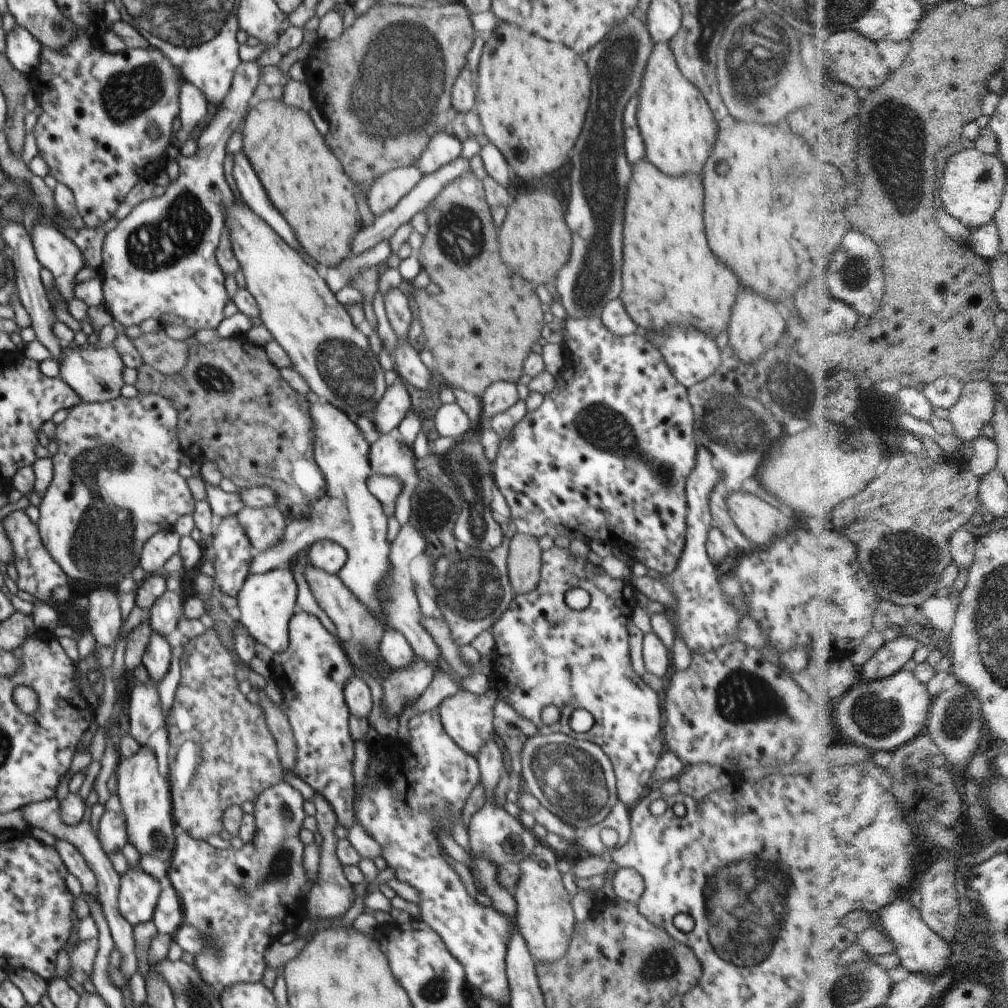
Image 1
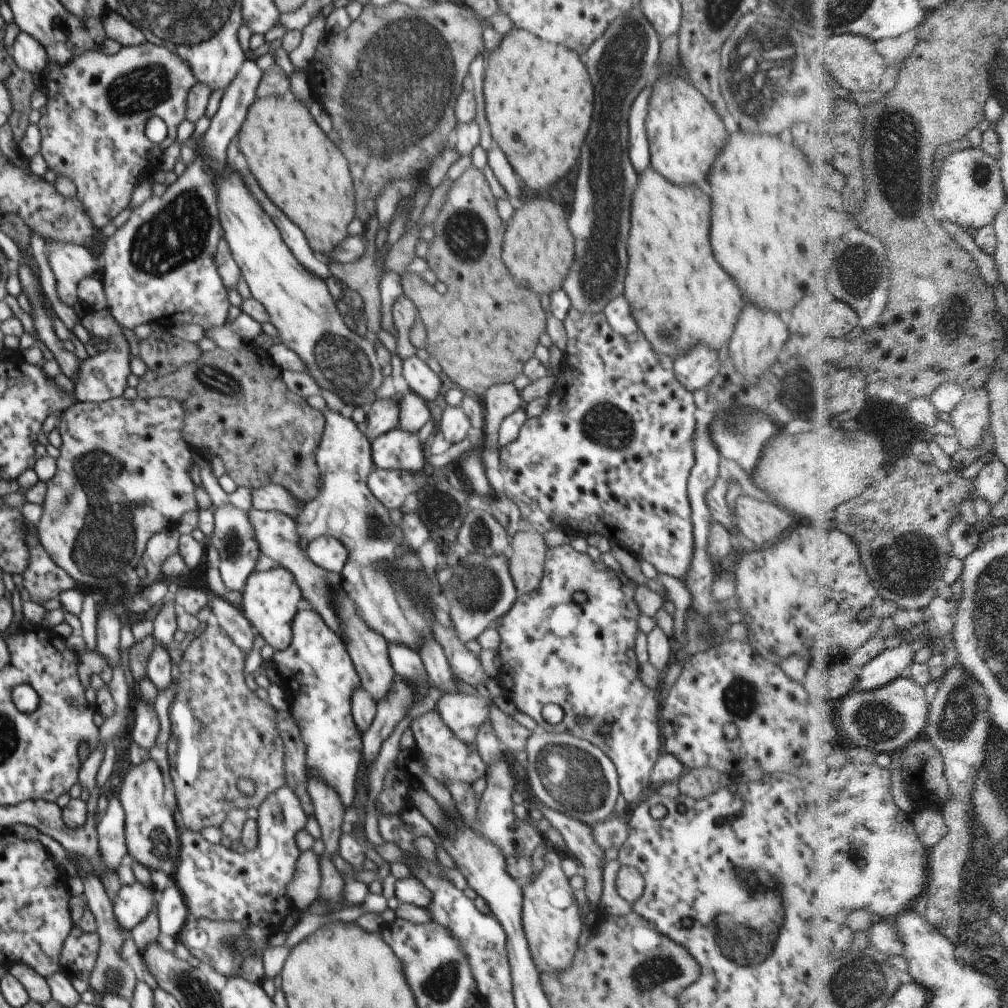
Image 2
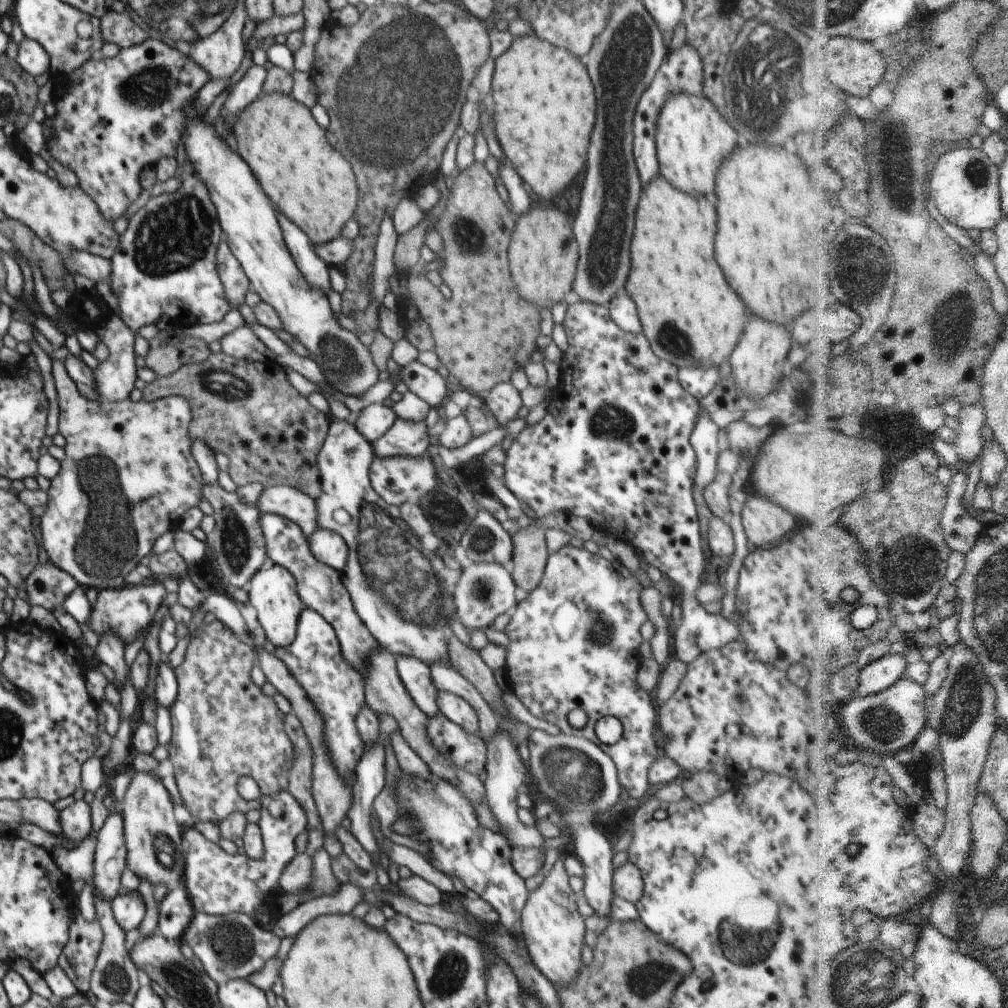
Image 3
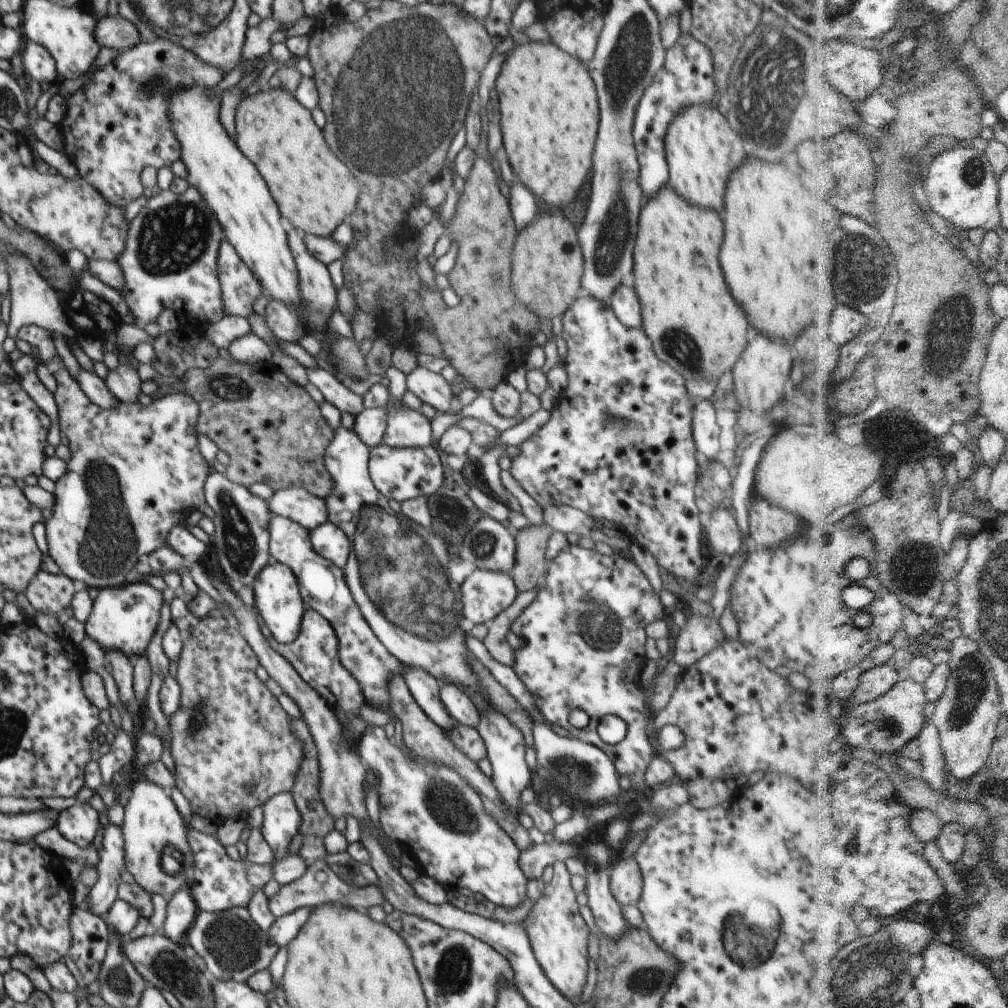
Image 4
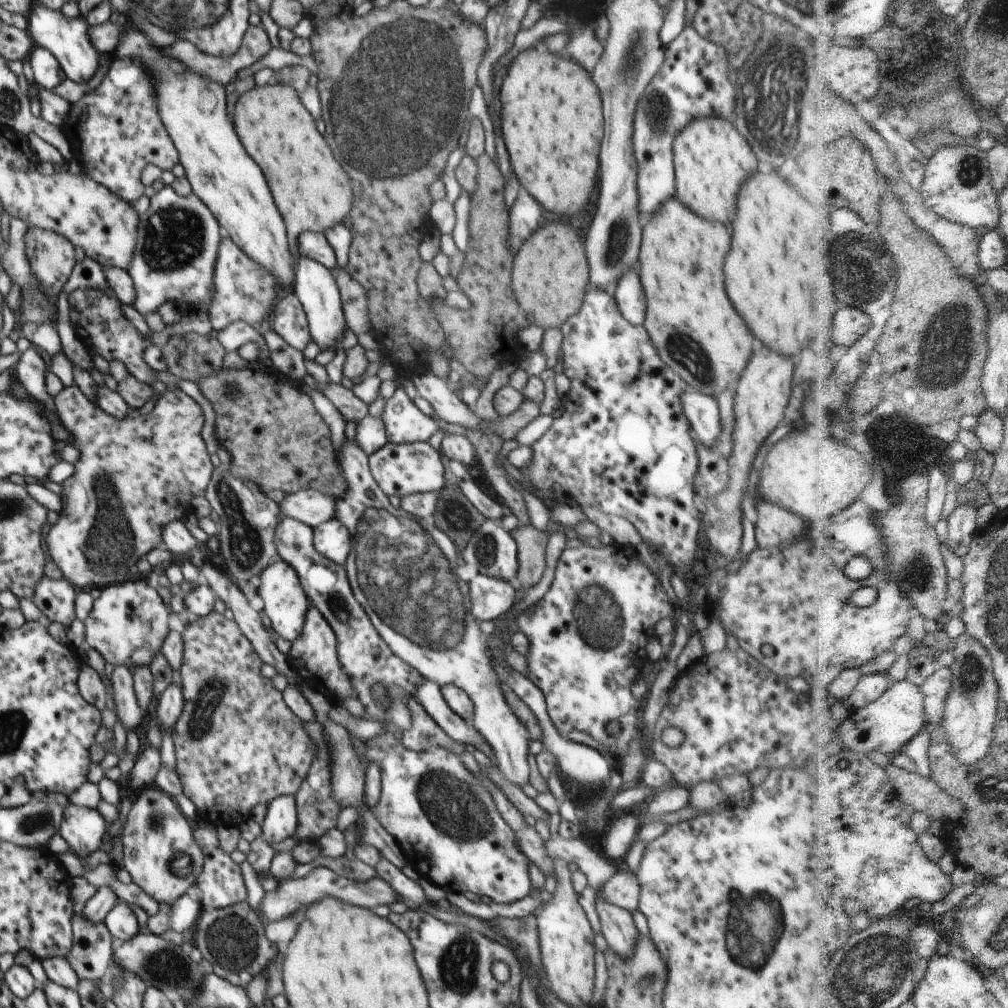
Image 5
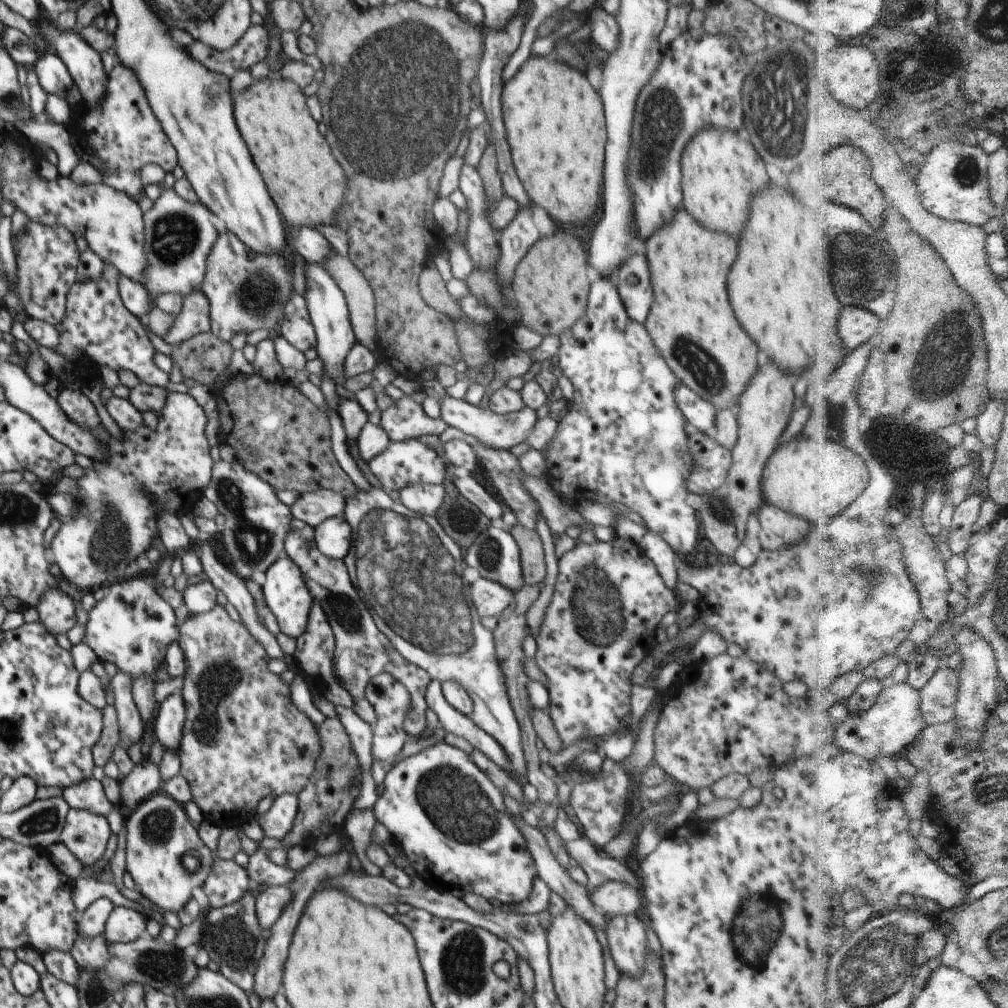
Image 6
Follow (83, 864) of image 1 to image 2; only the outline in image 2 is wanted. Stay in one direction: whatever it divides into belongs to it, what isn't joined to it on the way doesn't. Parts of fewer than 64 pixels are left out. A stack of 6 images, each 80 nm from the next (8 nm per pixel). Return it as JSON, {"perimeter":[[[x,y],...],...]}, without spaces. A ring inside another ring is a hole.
{"perimeter":[[[91,874],[87,878],[81,878],[84,883],[83,895],[85,902],[94,913],[97,922],[97,933],[101,940],[101,945],[97,954],[97,959],[89,978],[90,990],[98,994],[98,996],[112,995],[112,999],[119,1002],[129,1003],[137,979],[134,971],[126,959],[120,955],[120,948],[125,941],[123,932],[119,927],[119,922],[115,919],[113,913],[113,902],[105,893],[104,885],[96,874]]]}

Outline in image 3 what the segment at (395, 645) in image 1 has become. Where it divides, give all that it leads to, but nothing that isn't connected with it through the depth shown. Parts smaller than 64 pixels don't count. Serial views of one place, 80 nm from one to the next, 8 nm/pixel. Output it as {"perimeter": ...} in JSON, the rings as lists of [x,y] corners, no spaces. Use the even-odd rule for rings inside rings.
{"perimeter":[[[401,656],[395,659],[399,677],[416,706],[429,717],[441,714],[437,703],[437,688],[431,678],[431,668],[417,658]]]}

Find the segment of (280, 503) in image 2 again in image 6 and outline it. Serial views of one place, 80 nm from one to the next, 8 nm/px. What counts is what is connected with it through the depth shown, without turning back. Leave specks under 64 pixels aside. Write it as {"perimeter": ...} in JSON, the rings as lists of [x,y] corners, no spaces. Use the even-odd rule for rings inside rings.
{"perimeter":[[[318,489],[301,493],[290,508],[294,519],[315,527],[327,518],[342,516],[346,500],[348,498],[343,494],[336,493],[332,489]]]}

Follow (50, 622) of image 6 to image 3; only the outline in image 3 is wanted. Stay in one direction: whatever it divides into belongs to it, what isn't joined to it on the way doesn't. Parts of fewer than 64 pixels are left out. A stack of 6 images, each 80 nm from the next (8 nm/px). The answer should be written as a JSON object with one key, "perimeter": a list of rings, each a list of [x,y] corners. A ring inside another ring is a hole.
{"perimeter":[[[40,562],[25,580],[26,594],[31,606],[43,606],[53,613],[59,611],[66,597],[79,587],[67,572],[60,570],[52,562],[48,566]]]}

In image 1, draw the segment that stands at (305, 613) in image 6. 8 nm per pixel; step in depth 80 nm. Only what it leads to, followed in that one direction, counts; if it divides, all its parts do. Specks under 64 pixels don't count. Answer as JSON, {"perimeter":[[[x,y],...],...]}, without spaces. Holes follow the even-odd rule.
{"perimeter":[[[276,569],[263,574],[252,574],[246,578],[237,595],[240,619],[251,638],[270,649],[274,654],[282,654],[289,644],[288,622],[297,608],[297,585],[290,569]]]}

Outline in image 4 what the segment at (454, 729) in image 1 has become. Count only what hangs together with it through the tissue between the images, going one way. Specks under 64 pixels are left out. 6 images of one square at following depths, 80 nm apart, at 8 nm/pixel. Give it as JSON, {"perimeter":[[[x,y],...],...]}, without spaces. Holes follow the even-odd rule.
{"perimeter":[[[442,683],[439,695],[446,710],[458,721],[459,725],[475,728],[480,712],[468,695],[456,685]]]}

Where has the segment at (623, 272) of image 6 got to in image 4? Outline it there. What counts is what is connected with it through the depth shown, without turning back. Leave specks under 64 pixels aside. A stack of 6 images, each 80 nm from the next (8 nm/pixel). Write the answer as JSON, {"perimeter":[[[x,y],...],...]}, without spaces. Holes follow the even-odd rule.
{"perimeter":[[[619,286],[609,300],[614,314],[618,320],[628,328],[640,328],[643,326],[641,304],[632,286]]]}

